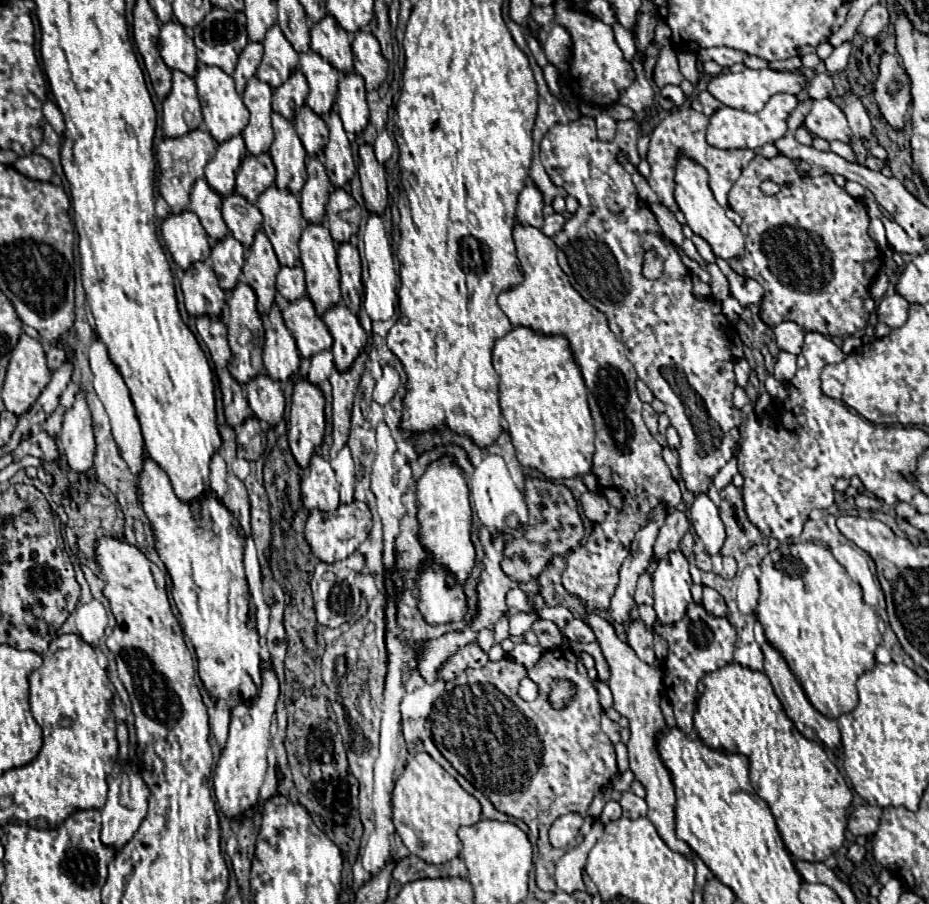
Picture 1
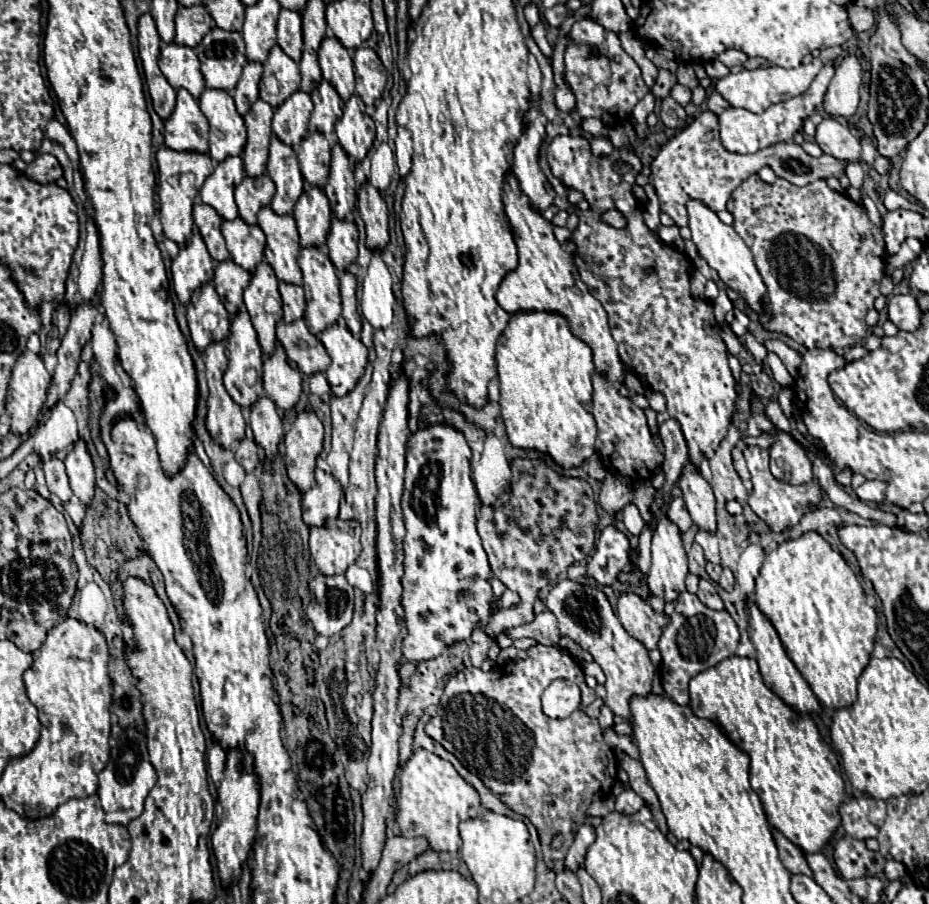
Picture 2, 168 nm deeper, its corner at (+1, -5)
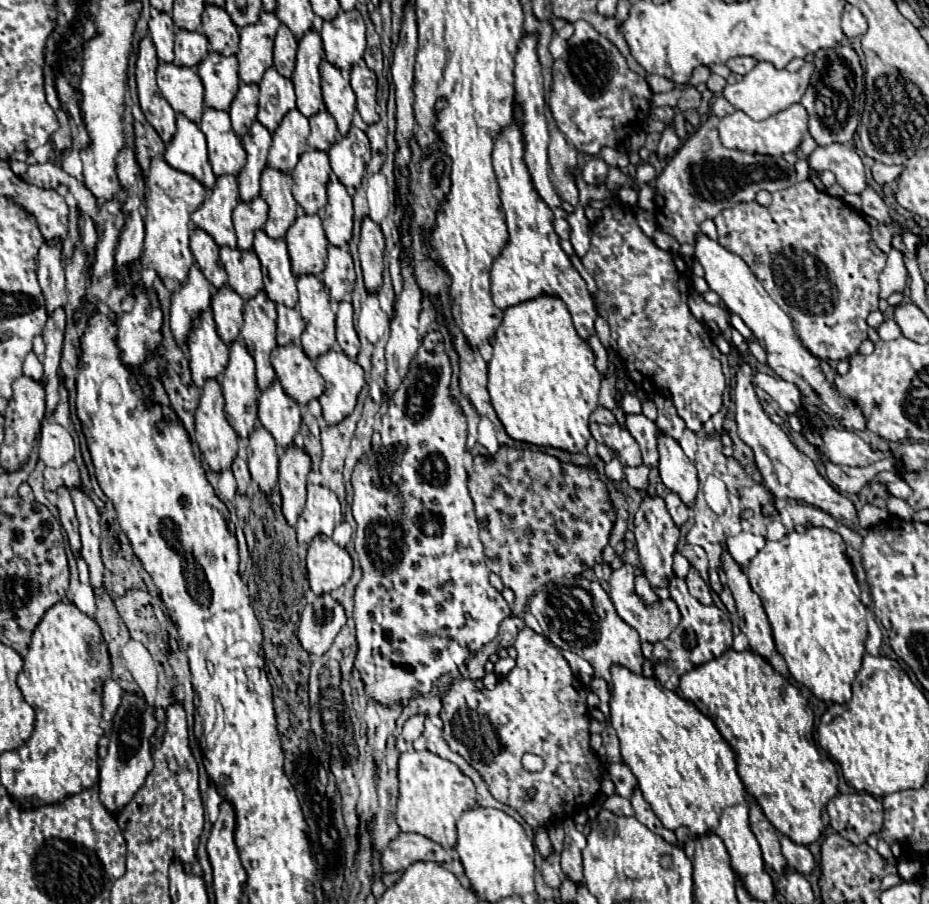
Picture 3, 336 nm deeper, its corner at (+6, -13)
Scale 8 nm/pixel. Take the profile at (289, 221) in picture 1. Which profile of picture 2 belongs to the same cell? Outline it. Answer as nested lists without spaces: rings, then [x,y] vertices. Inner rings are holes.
[[[270,206],[258,212],[258,226],[266,234],[264,258],[274,268],[278,280],[290,284],[302,284],[302,270],[296,262],[300,250],[300,238],[296,220],[290,214],[276,214]]]

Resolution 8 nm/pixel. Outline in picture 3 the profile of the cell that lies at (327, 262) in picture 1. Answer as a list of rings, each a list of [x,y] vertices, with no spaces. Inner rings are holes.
[[[317,276],[297,278],[297,288],[299,312],[307,324],[301,334],[301,346],[311,360],[317,360],[321,354],[337,348],[335,314],[331,310],[329,294]]]

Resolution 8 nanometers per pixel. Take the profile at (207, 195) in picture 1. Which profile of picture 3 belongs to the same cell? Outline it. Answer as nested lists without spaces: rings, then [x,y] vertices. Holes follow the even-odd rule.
[[[195,228],[191,234],[191,252],[193,252],[195,262],[197,262],[199,270],[203,272],[203,276],[215,288],[223,288],[227,284],[227,278],[225,278],[225,270],[219,260],[219,246],[213,242],[213,238],[209,234],[205,234],[203,230]]]

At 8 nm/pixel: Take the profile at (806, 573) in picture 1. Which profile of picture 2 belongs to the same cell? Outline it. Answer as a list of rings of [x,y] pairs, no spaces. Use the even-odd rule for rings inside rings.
[[[806,532],[796,540],[788,540],[766,554],[756,580],[756,604],[776,628],[788,658],[810,684],[818,702],[830,710],[852,706],[856,702],[856,680],[872,656],[878,616],[874,608],[866,604],[866,594],[846,560],[816,532]]]

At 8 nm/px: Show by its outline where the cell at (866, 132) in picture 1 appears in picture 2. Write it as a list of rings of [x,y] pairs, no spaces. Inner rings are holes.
[[[864,136],[860,142],[862,142],[862,158],[864,158],[868,164],[872,164],[874,158],[876,158],[876,146],[872,144],[872,140],[870,140],[868,136]]]

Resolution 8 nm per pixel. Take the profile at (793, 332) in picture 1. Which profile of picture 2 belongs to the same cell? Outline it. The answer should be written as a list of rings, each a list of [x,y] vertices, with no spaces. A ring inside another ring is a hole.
[[[768,340],[764,346],[766,346],[768,352],[774,352],[774,354],[780,356],[780,360],[786,364],[788,372],[790,372],[794,378],[798,376],[798,366],[800,366],[800,362],[802,362],[802,356],[800,356],[798,350],[790,348],[790,346],[788,346],[786,342],[782,342],[782,340]]]

